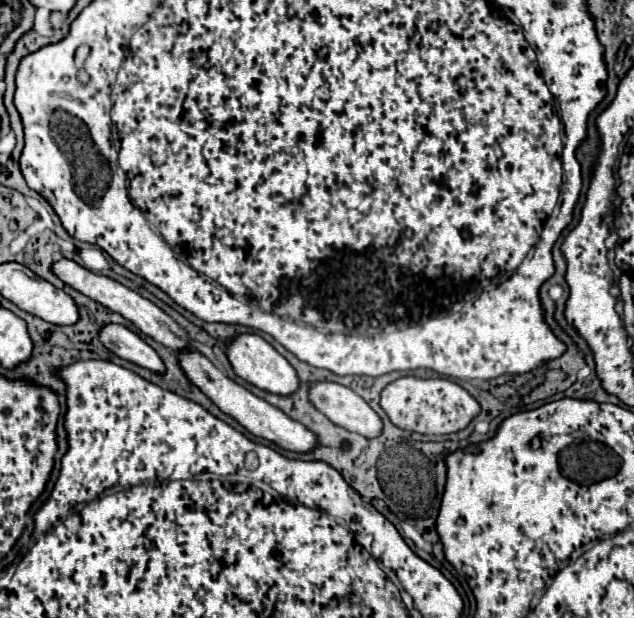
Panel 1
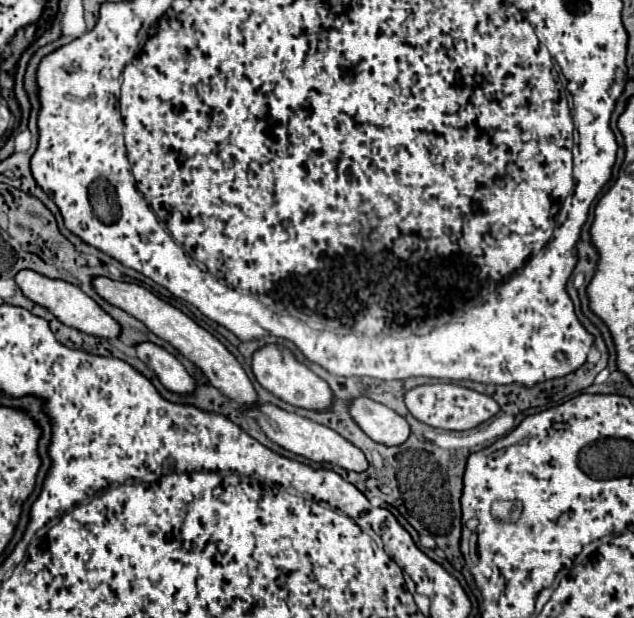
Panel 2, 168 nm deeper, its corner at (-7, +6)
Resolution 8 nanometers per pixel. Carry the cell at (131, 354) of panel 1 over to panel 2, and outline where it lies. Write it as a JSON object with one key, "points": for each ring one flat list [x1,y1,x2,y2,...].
{"points":[[143,342,143,346,135,346,137,350,137,358,143,360,159,378,159,382,175,394,183,394,189,396,195,392,197,384,195,380,187,374,187,370,183,368,183,364,169,354,167,350,151,344,151,342]]}

